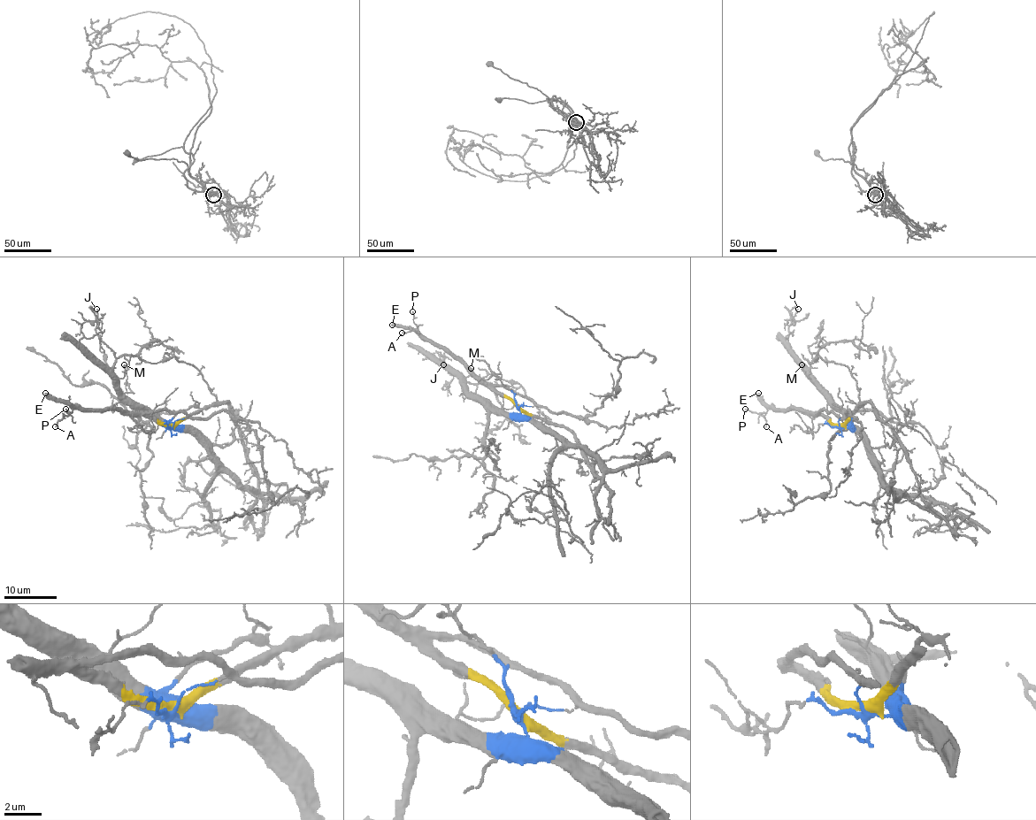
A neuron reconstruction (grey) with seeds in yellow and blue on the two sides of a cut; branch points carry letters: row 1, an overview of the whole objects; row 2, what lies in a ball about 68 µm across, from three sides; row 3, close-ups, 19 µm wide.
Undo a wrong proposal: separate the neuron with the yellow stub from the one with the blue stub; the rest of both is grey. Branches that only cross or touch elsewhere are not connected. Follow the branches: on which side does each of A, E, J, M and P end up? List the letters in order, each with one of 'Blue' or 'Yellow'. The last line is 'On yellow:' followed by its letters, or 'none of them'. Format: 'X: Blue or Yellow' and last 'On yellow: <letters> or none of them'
A: Yellow
E: Yellow
J: Blue
M: Blue
P: Yellow
On yellow: A, E, P

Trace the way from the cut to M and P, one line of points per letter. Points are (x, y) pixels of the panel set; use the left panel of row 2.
M: (171, 427), (141, 413), (121, 392), (118, 380), (125, 375), (124, 364)
P: (171, 425), (116, 410), (74, 409), (69, 414), (65, 409)

